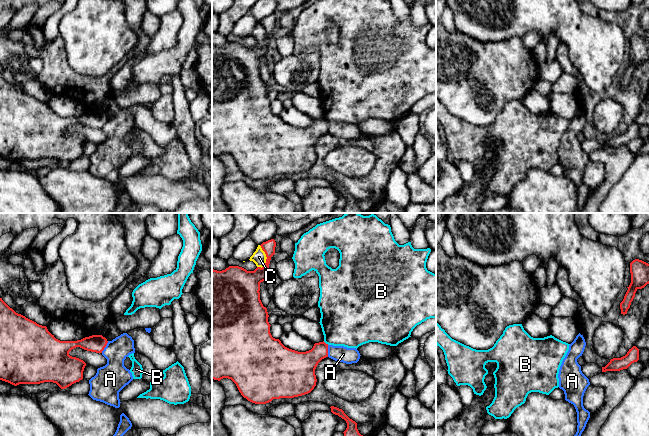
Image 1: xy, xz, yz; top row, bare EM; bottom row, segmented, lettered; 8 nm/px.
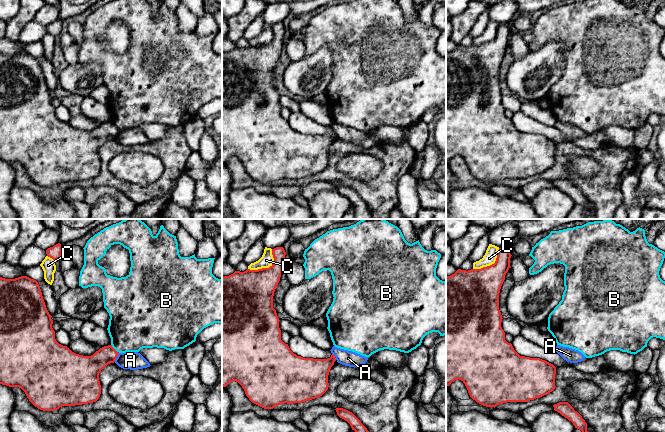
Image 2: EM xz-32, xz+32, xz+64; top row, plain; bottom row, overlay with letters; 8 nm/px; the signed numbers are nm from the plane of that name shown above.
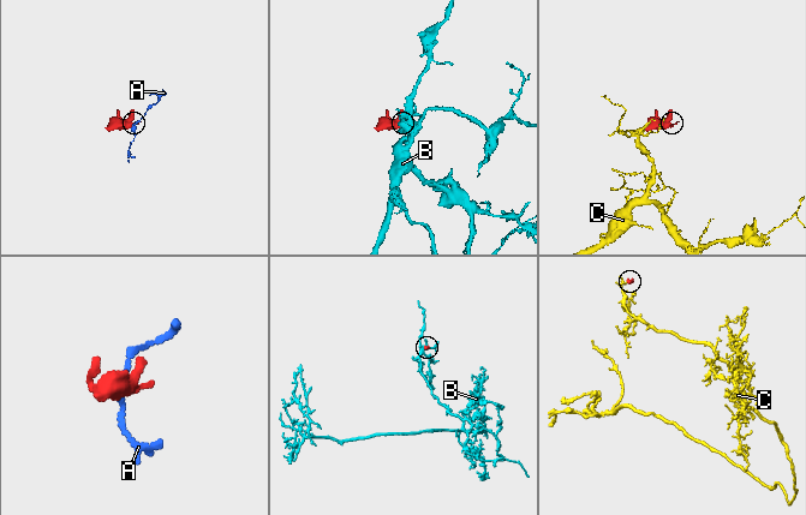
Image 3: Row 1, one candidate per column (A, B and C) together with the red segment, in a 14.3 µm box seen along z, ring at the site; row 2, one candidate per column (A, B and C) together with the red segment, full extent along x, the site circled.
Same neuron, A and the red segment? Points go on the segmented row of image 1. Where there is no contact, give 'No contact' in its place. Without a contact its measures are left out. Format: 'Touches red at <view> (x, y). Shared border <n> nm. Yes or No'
Touches red at xy (105, 346). Shared border 110 nm. No

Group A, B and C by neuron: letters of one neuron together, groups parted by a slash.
A / B / C

